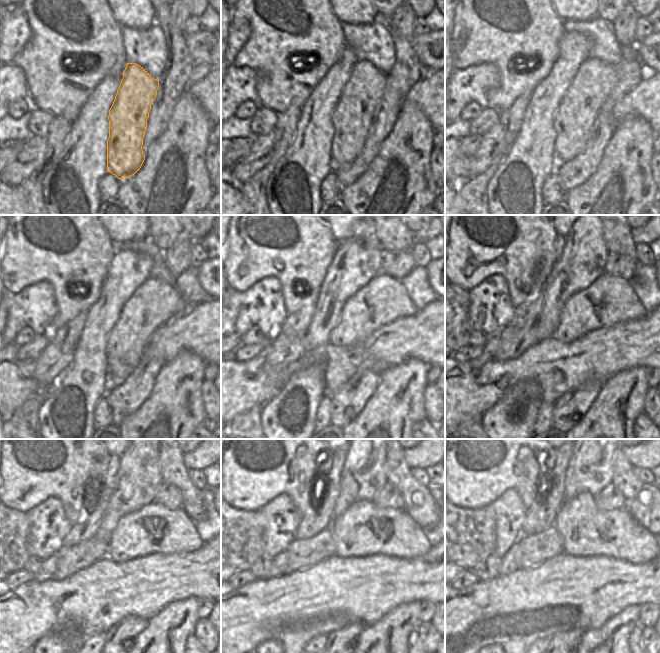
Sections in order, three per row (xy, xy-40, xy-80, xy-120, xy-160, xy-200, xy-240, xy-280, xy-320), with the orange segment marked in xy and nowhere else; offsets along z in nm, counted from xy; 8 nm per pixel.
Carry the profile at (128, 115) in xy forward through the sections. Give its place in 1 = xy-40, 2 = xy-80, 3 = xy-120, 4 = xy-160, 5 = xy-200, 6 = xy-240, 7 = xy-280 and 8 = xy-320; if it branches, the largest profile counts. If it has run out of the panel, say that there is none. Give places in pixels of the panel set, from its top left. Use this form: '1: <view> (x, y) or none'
1: xy-40 (351, 117)
2: xy-80 (575, 115)
3: xy-120 (154, 303)
4: xy-160 (383, 300)
5: xy-200 (609, 300)
6: xy-240 (154, 528)
7: xy-280 (364, 529)
8: xy-320 (586, 531)

